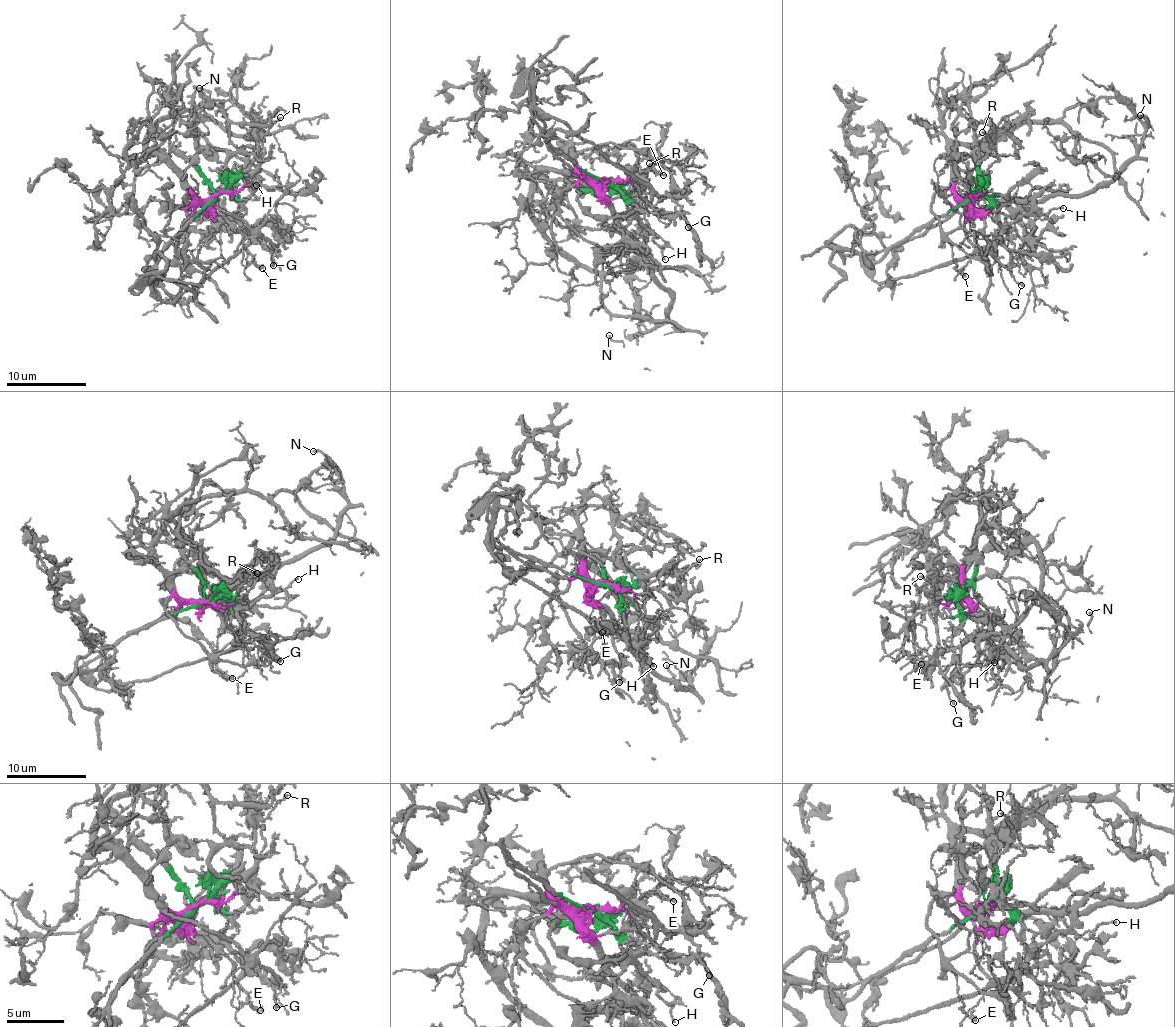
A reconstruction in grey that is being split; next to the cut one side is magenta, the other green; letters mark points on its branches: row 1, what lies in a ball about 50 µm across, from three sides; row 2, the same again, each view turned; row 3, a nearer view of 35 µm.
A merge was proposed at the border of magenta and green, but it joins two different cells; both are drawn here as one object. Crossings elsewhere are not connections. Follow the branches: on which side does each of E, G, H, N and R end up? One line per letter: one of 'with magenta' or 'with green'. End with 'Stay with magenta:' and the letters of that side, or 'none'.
E: with magenta
G: with green
H: with green
N: with magenta
R: with green
Stay with magenta: E, N

